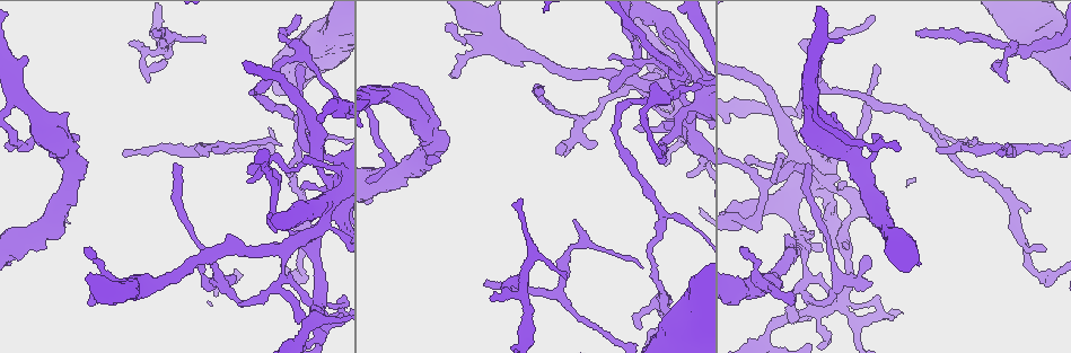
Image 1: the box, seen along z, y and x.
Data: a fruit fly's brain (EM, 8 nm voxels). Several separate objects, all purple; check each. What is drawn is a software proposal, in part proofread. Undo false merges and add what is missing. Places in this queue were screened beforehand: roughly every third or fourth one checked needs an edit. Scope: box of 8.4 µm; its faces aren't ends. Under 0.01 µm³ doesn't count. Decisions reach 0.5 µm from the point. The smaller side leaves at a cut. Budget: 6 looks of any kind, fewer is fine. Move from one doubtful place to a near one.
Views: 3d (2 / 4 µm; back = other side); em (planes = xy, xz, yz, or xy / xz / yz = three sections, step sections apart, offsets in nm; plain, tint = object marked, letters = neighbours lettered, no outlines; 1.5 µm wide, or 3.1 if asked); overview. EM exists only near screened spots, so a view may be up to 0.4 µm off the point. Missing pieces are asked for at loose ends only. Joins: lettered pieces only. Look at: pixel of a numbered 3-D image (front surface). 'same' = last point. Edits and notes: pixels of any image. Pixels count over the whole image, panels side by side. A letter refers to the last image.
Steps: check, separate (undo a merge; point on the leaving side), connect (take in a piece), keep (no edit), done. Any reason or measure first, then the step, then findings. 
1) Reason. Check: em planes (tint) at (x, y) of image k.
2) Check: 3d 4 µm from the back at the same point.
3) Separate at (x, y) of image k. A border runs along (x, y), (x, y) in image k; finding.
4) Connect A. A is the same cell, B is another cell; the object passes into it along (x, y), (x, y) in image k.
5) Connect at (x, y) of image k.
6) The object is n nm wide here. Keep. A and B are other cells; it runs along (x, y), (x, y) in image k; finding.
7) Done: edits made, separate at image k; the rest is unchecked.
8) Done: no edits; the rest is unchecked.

Calibre changes. Check: 3d 2 µm at (18, 100) of image 1.

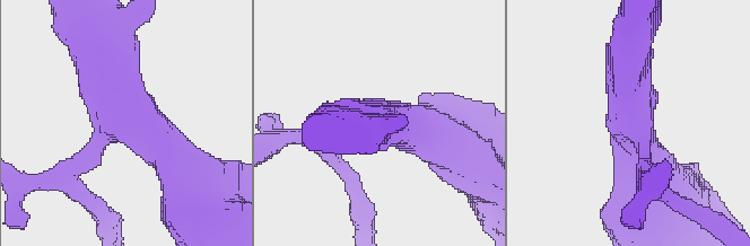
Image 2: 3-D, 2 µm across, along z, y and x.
Check: em xy step 8 (tint) at (632, 120) of image 2.

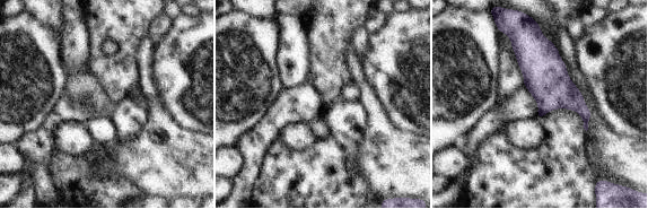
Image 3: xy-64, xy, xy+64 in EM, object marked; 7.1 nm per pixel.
Cut it another way. Check: em planes (letters) at the same point.

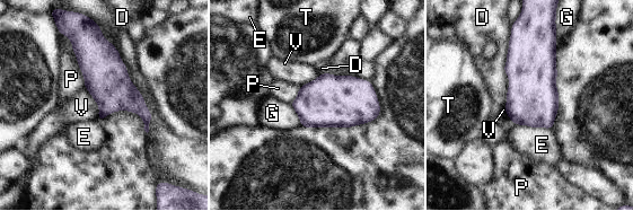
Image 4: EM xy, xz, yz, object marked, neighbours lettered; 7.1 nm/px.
Keep. D, E, G, P, T and V are other cells; a border runs along (100, 121), (131, 111), (147, 132) in image 4; one neuron here.

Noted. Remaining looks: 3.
Free end. Check: em planes (tint) at (746, 158) of image 1.

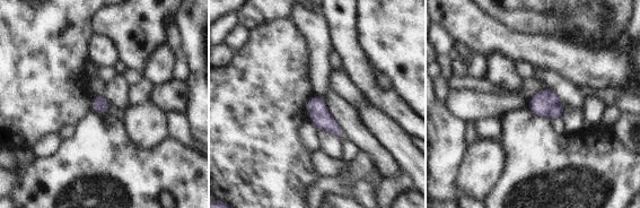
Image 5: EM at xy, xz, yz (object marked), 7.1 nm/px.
What lies round it. Check: em planes (letters) at the same point.

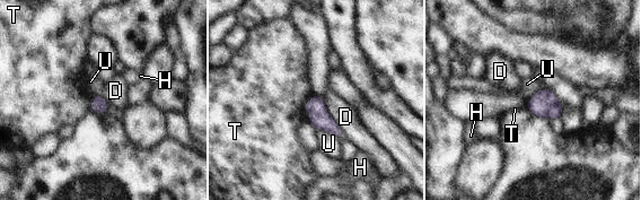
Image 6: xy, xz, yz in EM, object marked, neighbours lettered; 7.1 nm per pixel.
Keep. D, H, T and U are other cells; a border runs along (317, 129), (324, 129), (342, 137) in image 6; no lettered piece goes on from it.

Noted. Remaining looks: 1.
Done: no edits; the rest is unchecked.

